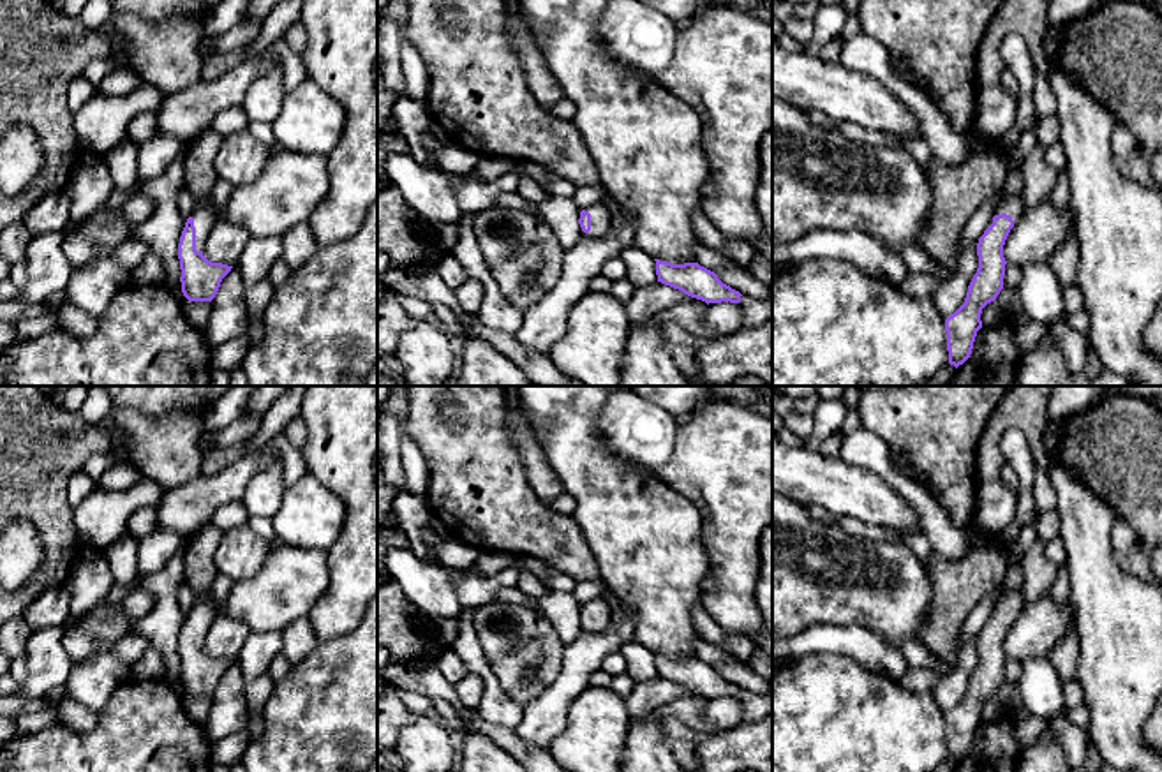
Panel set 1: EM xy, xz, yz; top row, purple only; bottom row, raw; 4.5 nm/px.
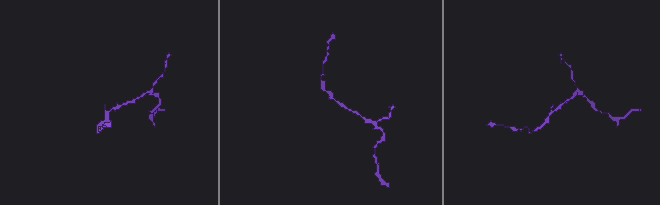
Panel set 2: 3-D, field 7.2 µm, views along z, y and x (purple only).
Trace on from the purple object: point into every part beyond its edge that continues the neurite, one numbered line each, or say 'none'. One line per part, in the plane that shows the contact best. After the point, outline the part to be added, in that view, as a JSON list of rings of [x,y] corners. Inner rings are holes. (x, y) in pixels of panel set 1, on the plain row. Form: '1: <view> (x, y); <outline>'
1: xy (203, 614); [[[196,594],[196,603],[192,606],[194,622],[196,622],[196,645],[203,647],[205,636],[210,629],[212,620],[215,619],[217,612],[206,603],[206,598]]]

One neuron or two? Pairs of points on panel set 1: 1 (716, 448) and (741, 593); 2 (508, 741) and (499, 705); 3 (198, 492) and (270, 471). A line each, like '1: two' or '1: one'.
1: one
2: two
3: two

